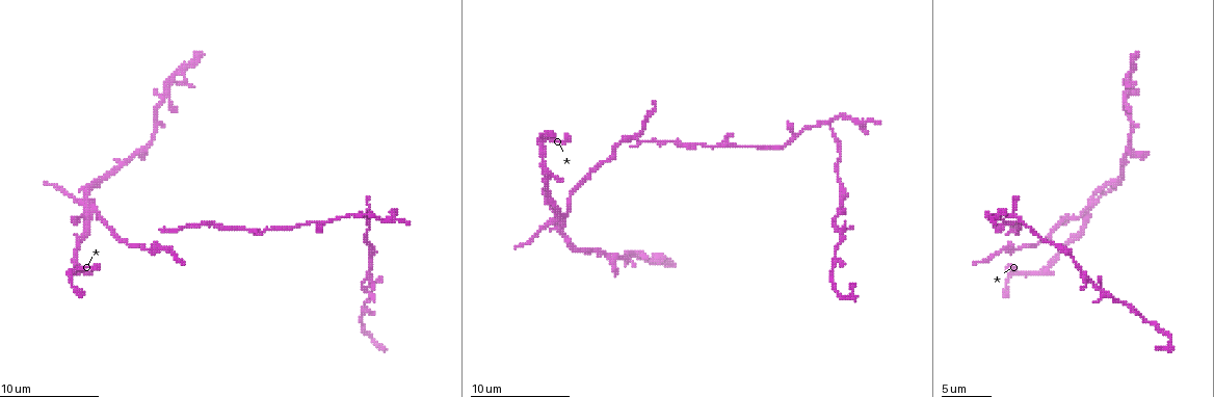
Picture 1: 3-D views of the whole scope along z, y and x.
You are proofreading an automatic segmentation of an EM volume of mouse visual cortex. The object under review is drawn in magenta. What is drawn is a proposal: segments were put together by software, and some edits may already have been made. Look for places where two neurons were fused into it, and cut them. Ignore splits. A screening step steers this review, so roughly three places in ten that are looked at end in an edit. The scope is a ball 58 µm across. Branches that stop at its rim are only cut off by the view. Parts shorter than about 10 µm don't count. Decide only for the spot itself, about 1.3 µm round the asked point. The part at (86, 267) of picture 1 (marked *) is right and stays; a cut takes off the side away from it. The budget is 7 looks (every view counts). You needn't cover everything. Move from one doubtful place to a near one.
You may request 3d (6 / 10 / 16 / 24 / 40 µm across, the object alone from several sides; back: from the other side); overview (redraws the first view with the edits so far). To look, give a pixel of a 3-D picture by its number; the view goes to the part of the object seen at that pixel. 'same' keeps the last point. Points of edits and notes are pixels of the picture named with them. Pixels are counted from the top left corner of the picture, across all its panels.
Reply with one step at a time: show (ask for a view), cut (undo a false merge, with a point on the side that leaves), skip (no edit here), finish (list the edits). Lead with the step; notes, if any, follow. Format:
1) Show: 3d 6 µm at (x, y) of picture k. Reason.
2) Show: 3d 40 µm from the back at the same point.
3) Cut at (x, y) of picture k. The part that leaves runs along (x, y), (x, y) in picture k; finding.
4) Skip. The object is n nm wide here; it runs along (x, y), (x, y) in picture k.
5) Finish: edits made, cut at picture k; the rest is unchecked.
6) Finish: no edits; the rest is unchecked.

Show: 3d 6 µm at (73, 258) of picture 1.

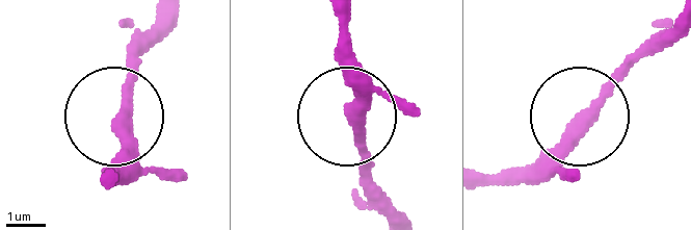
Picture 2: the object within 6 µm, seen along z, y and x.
Show: 3d 6 µm from the back at (354, 116) of picture 2.

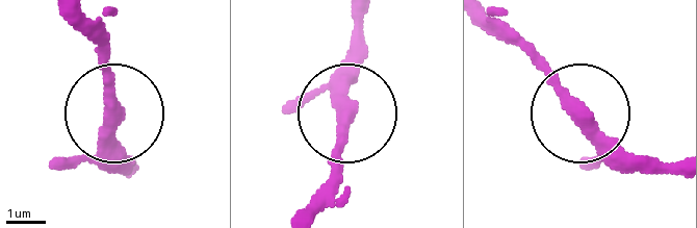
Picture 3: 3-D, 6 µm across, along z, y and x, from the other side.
Skip. It runs along (679, 160), (619, 150), (504, 34) in picture 3; all the same neuron.

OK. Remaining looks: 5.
Show: 3d 10 µm at (156, 125) of picture 1. Thick turns thin.

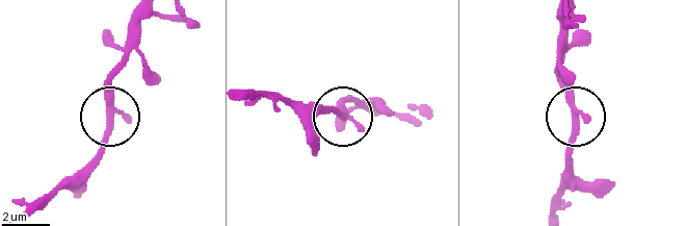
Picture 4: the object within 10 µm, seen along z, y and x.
Show: 3d 6 µm at (110, 116) of picture 4. Zoom in.

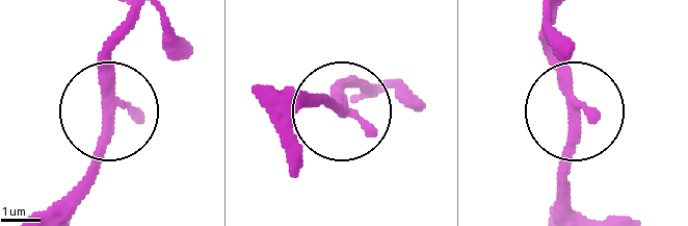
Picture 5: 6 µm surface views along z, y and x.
Skip. Continuous, no second neuron.

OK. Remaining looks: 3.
Show: 3d 10 µm at (1004, 220) of picture 1. Side arm on a straight run.

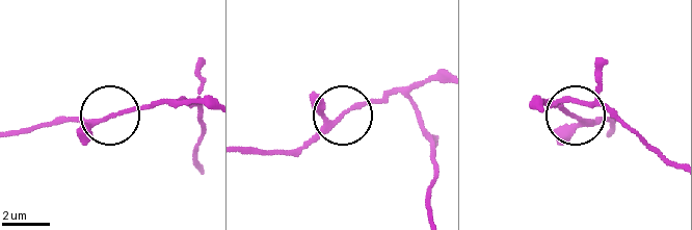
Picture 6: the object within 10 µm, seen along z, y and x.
Show: 3d 6 µm at (579, 116) of picture 6. Closer look.

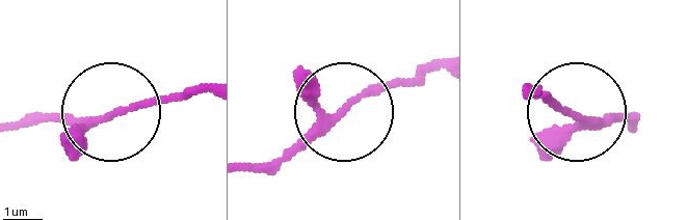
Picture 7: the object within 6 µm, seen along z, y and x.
Skip. The object is 170 nm wide here; it runs along (246, 162), (287, 159), (422, 65) in picture 7; all the same neuron.

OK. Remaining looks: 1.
Finish: no edits; the rest is unchecked.

